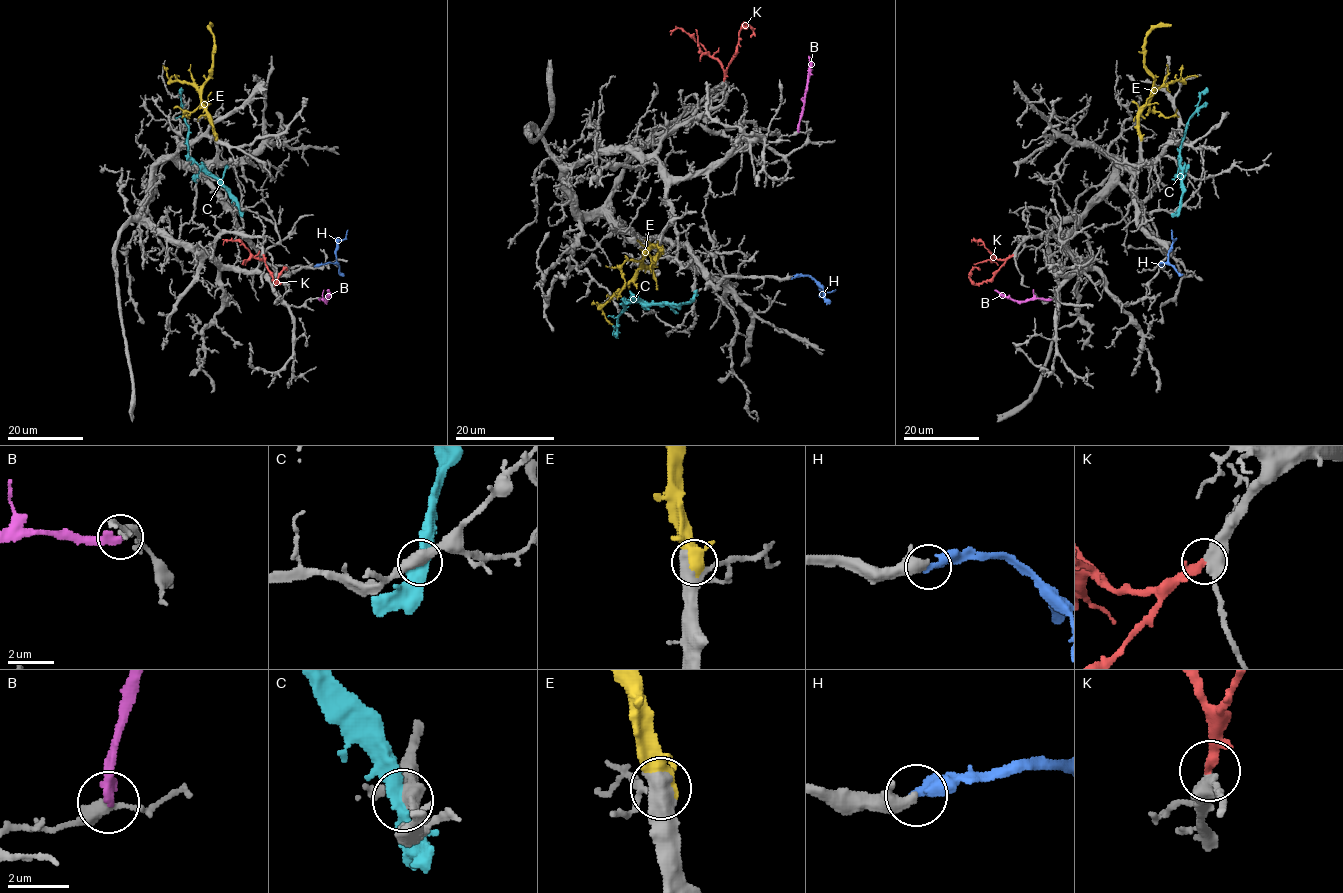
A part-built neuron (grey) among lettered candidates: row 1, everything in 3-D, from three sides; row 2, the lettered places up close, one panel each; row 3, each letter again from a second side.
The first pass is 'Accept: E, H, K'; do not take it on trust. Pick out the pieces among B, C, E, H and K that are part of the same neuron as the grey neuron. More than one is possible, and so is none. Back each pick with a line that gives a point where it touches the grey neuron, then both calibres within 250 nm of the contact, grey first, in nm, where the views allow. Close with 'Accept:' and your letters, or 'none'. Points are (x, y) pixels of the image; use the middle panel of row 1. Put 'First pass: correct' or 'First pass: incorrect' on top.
First pass: correct
E: contact (661, 250); calibres 500 and 550 nm
H: contact (792, 278); calibres 320 and 380 nm
K: contact (724, 80); calibres 440 and 340 nm
Accept: E, H, K

